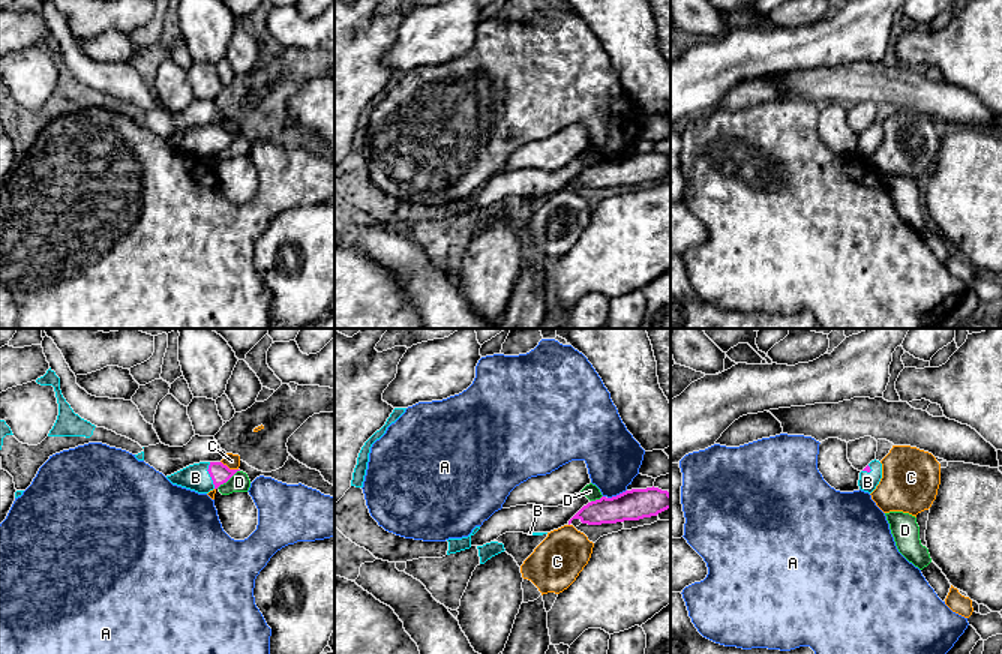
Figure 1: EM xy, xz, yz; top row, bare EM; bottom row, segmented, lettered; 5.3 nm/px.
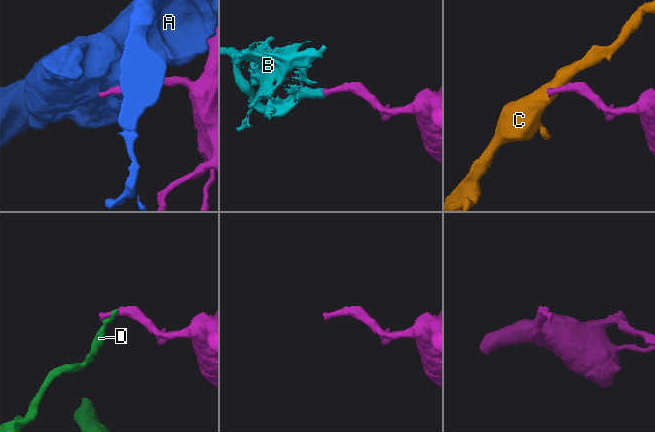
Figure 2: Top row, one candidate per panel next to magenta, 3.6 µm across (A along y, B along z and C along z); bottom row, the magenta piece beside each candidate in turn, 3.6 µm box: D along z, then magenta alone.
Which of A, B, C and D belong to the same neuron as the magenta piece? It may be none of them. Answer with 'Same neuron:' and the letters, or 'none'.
Same neuron: B

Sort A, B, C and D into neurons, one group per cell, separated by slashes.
A / B / C / D

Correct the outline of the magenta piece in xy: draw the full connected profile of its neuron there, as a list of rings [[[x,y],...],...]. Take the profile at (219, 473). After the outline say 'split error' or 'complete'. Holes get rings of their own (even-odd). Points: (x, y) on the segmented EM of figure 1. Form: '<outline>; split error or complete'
[[[200,462],[166,476],[166,478],[172,484],[198,494],[208,494],[226,483],[237,471],[240,470],[230,470],[222,462]]]; split error

